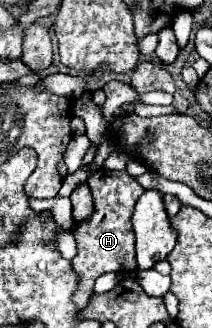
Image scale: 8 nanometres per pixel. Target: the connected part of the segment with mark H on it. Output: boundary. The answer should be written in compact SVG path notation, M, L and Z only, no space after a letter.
M100 168L90 180L88 186L94 196L94 214L90 222L80 222L74 228L74 238L78 242L78 254L72 258L72 270L78 278L72 302L82 310L88 306L88 298L94 292L94 282L104 272L128 272L134 268L134 230L132 214L134 206L144 194L144 188L132 180L126 172Z

